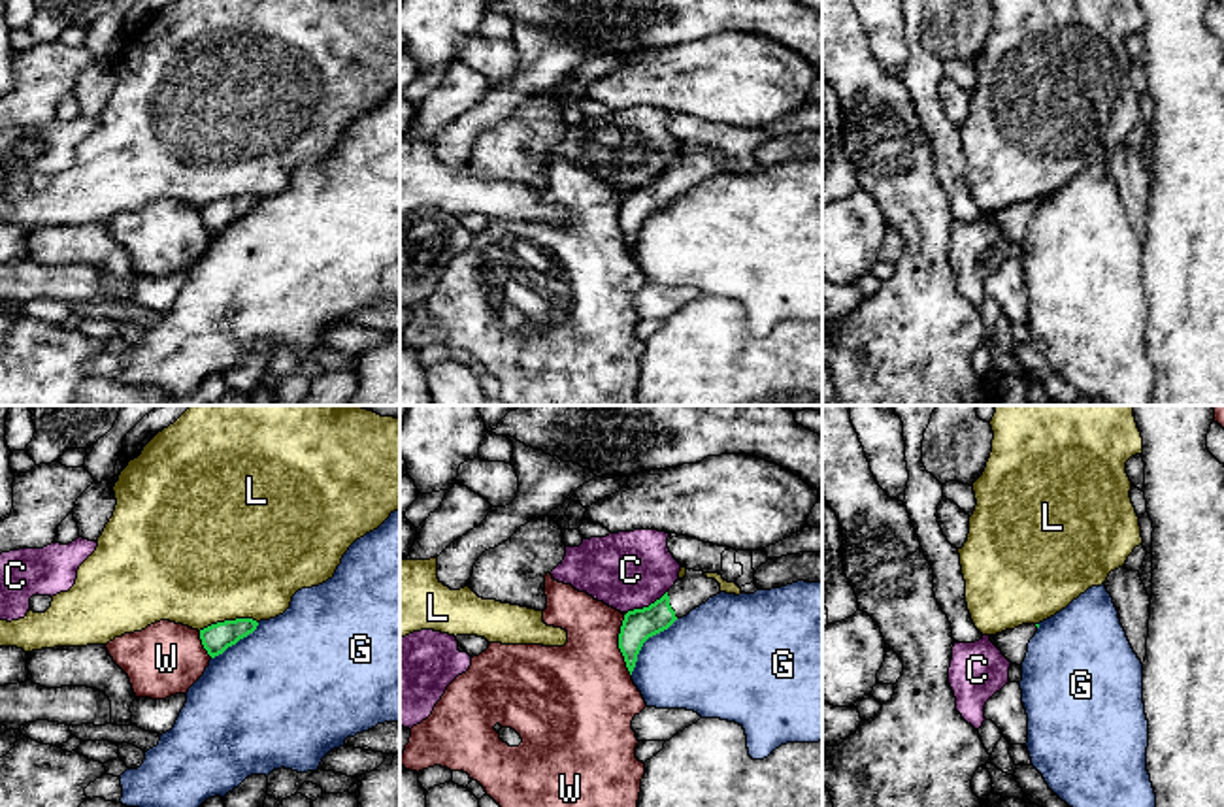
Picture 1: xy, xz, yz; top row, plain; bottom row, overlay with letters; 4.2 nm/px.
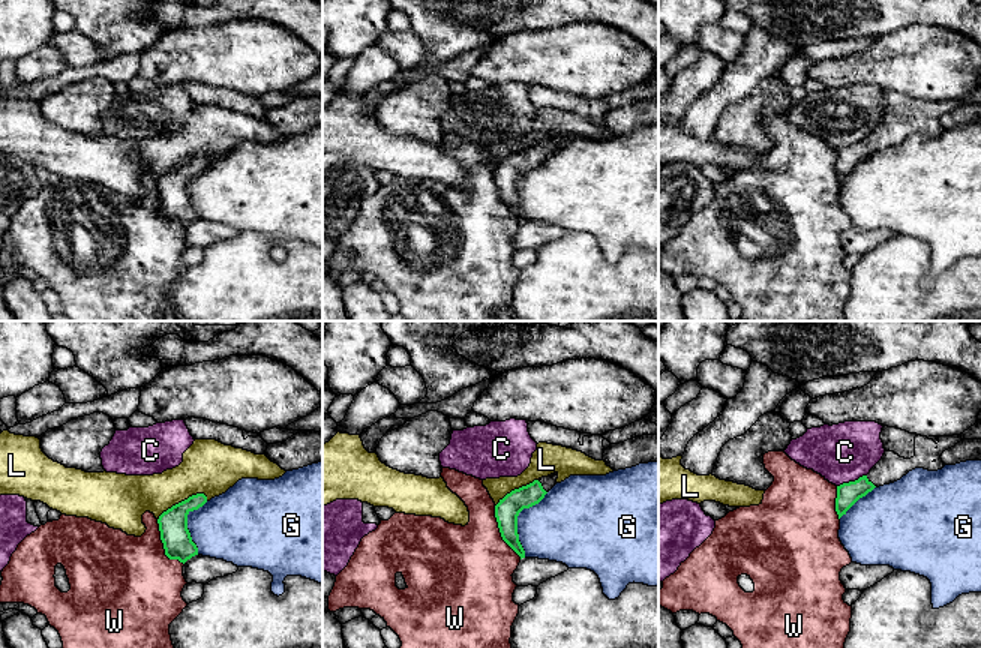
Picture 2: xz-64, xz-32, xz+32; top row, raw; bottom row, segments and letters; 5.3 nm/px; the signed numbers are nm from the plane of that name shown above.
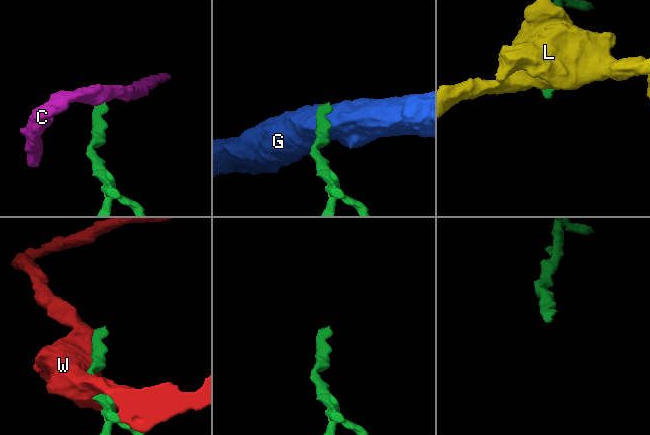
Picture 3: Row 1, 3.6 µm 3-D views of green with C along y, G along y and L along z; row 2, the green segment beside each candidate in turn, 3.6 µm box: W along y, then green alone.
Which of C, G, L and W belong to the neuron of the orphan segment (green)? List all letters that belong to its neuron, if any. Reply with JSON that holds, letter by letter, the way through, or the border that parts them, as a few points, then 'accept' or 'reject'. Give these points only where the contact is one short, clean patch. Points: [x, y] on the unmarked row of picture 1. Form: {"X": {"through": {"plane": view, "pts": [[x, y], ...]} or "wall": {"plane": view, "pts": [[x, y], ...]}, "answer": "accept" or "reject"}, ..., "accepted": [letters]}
{"C": {"wall": {"plane": "xz", "pts": [[666, 168], [647, 183], [627, 191]]}, "answer": "reject"}, "G": {"answer": "reject"}, "L": {"answer": "reject"}, "W": {"answer": "reject"}, "accepted": []}

